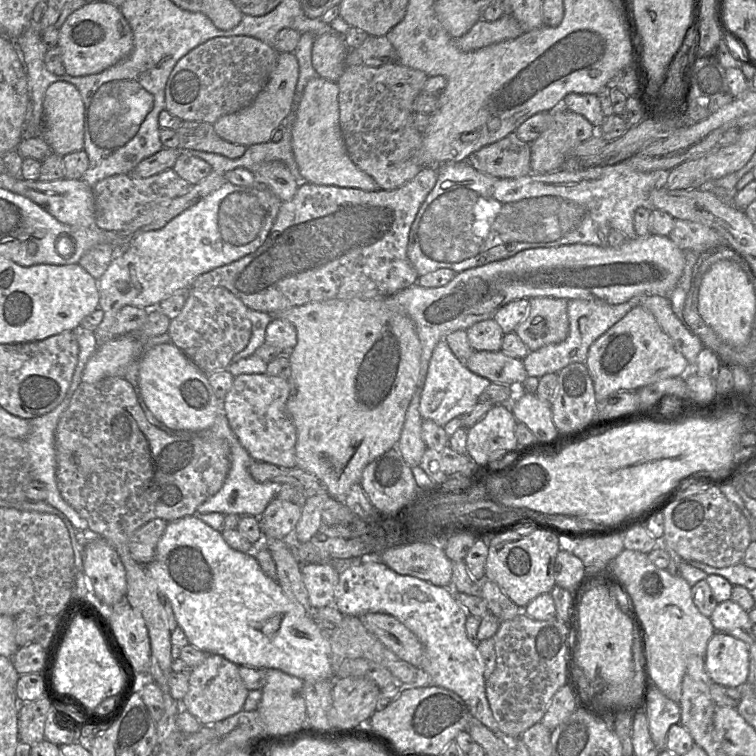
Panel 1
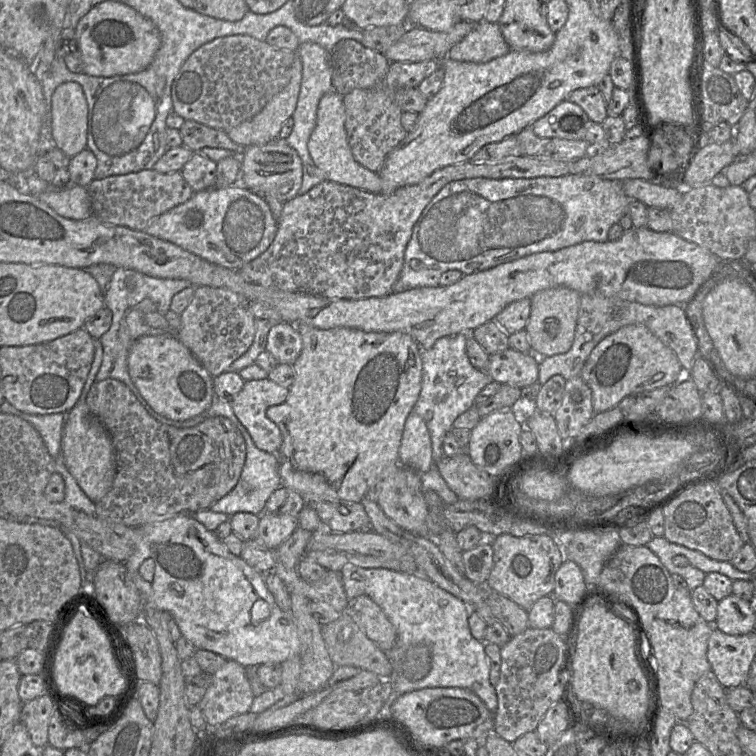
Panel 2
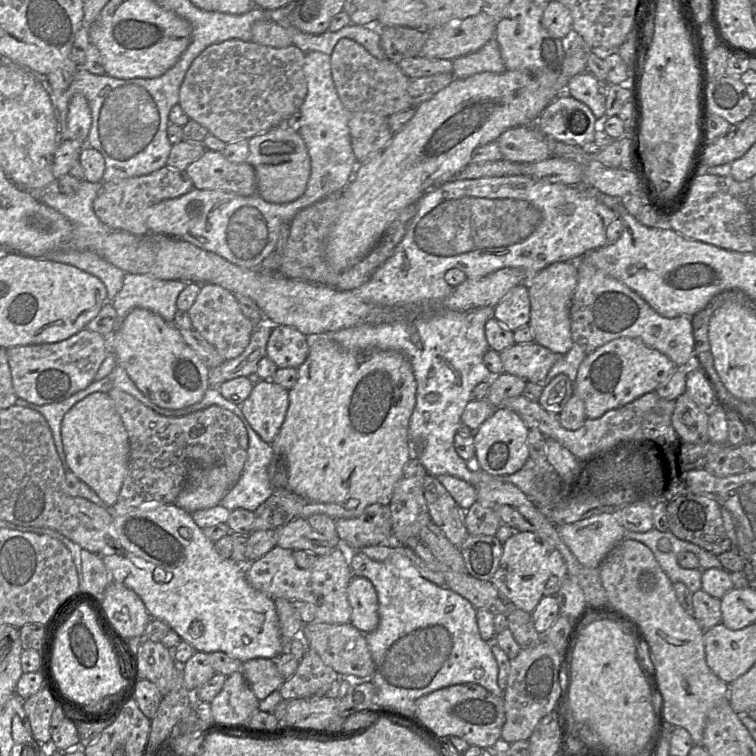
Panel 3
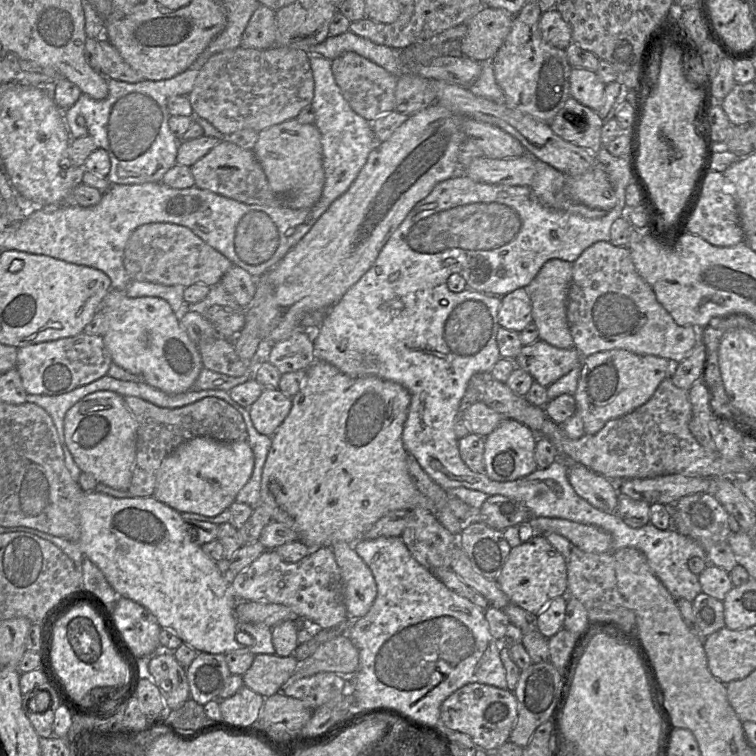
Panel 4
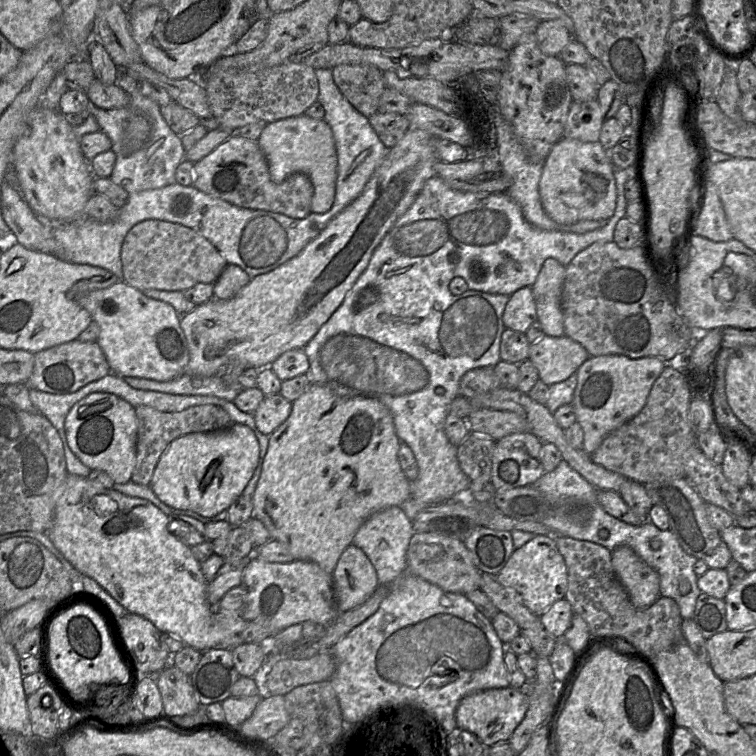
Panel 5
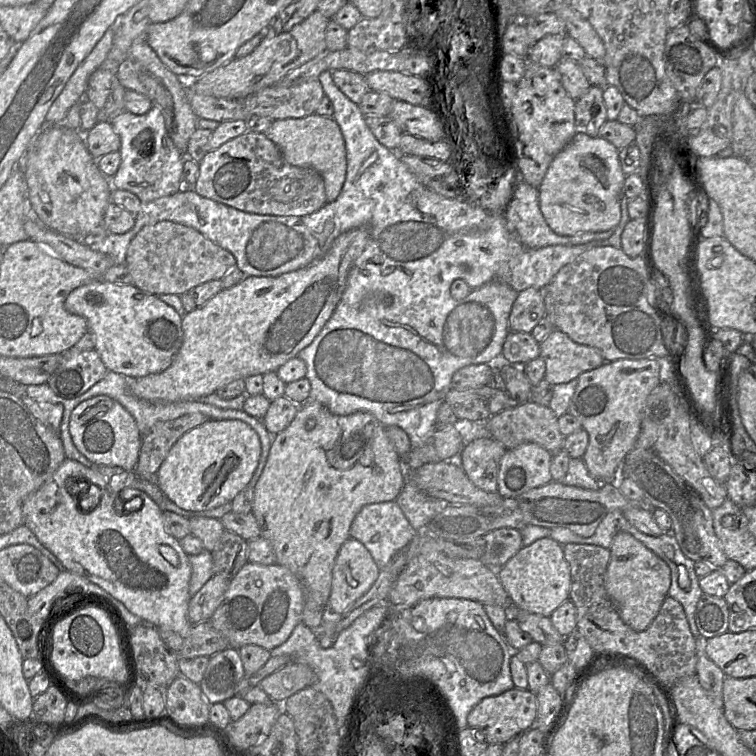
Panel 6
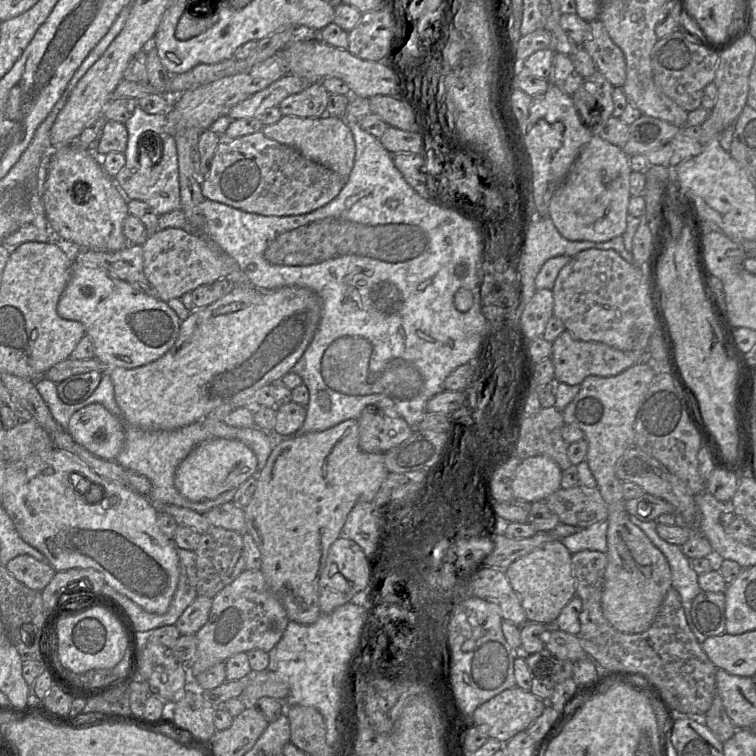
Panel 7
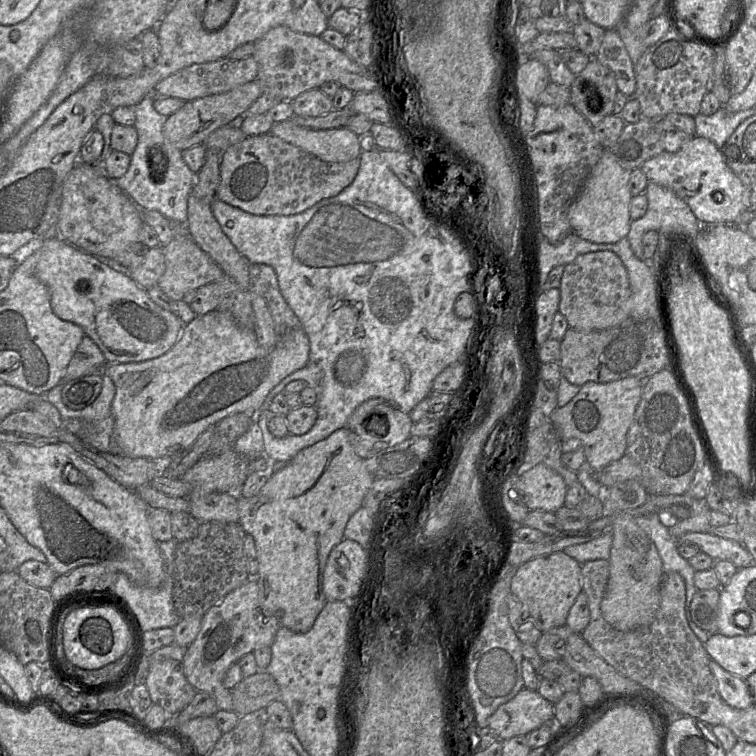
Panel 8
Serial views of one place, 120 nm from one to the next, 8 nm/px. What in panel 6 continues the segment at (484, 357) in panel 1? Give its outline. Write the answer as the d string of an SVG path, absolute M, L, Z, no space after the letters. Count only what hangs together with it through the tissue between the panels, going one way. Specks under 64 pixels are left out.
M554 328L539 346L539 357L546 364L544 379L552 385L577 379L581 373L606 362L598 350L574 342L557 328Z

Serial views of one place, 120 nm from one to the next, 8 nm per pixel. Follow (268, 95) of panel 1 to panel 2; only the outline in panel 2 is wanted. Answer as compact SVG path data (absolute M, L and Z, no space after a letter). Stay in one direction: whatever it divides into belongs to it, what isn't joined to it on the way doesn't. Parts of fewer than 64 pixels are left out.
M298 54L294 60L291 78L286 87L275 95L265 107L254 117L227 130L227 135L237 144L245 147L250 145L263 145L278 138L283 124L293 115L302 82L302 61Z

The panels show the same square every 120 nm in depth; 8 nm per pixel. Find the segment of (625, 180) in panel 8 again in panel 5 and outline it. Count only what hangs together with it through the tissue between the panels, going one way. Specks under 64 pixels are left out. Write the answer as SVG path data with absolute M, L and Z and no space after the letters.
M563 137L544 161L539 195L546 214L556 223L574 224L583 220L609 220L616 208L616 183L609 152L599 141L582 142Z

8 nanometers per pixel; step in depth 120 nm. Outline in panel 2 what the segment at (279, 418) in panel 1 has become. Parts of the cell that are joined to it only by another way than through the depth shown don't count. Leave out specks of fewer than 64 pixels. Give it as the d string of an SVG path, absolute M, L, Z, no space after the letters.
M269 380L245 381L231 402L235 416L250 434L256 447L276 455L282 445L279 427L267 417L267 410L283 403L289 389Z

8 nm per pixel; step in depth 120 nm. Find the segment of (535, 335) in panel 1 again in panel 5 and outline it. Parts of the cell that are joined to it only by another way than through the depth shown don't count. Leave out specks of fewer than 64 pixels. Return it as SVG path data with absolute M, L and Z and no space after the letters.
M547 258L531 286L536 304L537 320L545 335L560 337L565 335L561 297L566 274L566 266L554 258Z

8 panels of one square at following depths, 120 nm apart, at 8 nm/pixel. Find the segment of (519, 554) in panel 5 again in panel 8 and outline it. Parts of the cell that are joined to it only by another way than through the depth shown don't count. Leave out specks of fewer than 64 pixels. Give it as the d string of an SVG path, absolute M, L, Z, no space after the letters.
M564 551L536 557L517 569L510 591L523 604L541 632L563 626L570 608L582 591L581 564Z

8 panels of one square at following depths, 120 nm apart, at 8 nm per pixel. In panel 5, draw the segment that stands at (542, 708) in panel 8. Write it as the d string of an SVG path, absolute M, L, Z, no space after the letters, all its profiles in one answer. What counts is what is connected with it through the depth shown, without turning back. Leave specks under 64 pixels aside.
M509 686L478 691L465 696L459 702L455 711L457 727L475 734L485 747L508 742L525 717L528 706L529 700L524 689Z

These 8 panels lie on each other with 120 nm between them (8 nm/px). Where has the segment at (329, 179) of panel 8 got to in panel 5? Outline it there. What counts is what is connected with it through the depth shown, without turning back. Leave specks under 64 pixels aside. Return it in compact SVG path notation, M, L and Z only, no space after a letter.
M232 134L212 152L194 163L194 183L198 190L242 208L266 210L304 218L311 213L314 187L304 173L293 173L283 182L271 180L266 157L257 140Z

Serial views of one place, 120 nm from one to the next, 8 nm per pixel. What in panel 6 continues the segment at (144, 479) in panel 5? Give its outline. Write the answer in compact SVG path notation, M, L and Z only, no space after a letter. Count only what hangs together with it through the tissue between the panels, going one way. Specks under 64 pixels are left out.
M191 413L155 423L141 439L138 462L134 469L137 477L153 479L175 442L207 420L208 417L202 413Z

